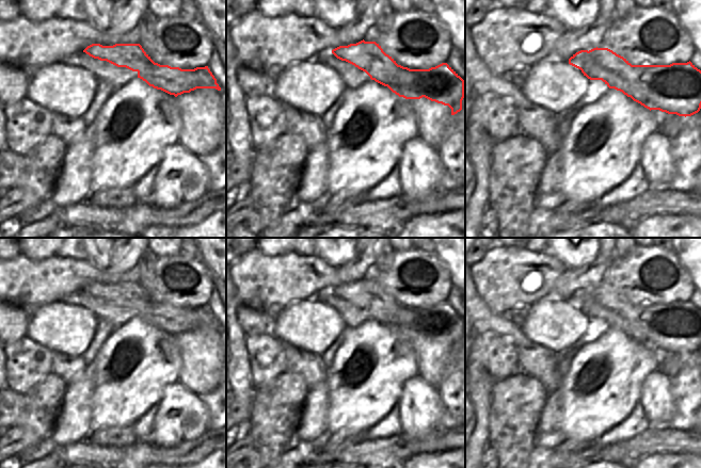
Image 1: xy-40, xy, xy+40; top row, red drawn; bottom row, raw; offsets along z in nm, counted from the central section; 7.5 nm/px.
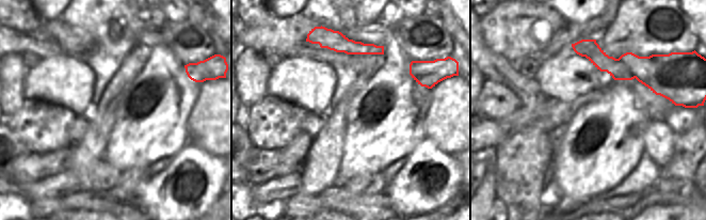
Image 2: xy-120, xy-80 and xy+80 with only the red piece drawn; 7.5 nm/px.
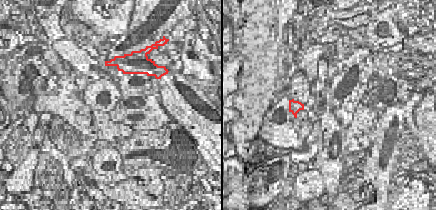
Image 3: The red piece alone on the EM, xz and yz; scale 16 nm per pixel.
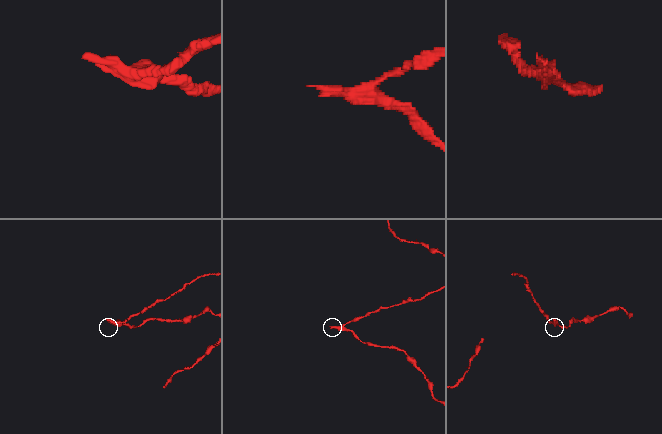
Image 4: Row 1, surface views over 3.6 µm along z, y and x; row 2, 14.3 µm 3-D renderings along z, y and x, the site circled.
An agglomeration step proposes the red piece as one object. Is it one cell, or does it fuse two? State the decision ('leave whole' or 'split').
split

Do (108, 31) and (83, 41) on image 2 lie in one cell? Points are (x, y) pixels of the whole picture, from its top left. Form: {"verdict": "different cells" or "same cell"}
{"verdict": "different cells"}

